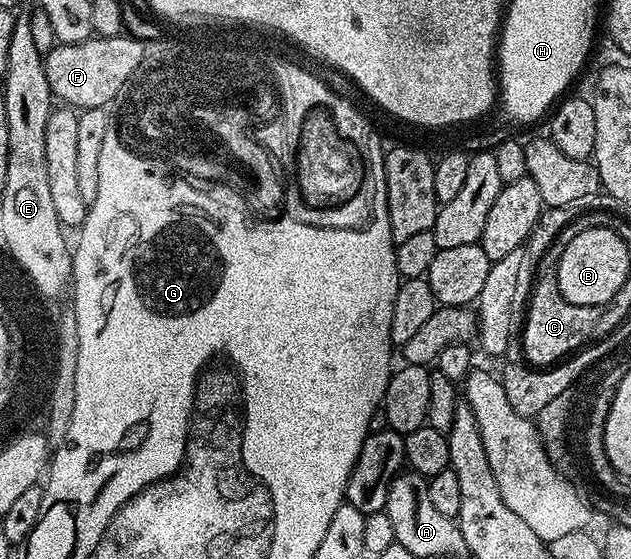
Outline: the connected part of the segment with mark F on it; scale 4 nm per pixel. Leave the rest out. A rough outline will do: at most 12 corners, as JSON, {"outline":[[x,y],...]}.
{"outline":[[92,36],[44,56],[50,93],[106,108],[134,75],[141,39]]}

